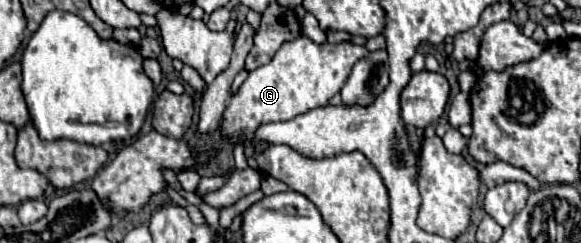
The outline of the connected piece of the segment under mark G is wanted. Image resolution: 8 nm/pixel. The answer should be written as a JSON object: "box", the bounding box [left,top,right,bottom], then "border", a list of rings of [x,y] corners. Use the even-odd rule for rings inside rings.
{"box":[222,36,368,142],"border":[[[298,36],[292,42],[284,42],[274,58],[258,70],[252,70],[240,90],[228,100],[222,116],[222,134],[232,142],[238,138],[248,138],[254,142],[254,130],[260,124],[292,120],[306,110],[326,106],[328,100],[338,94],[348,80],[352,66],[366,54],[368,50],[354,42],[316,44],[308,36]]]}

